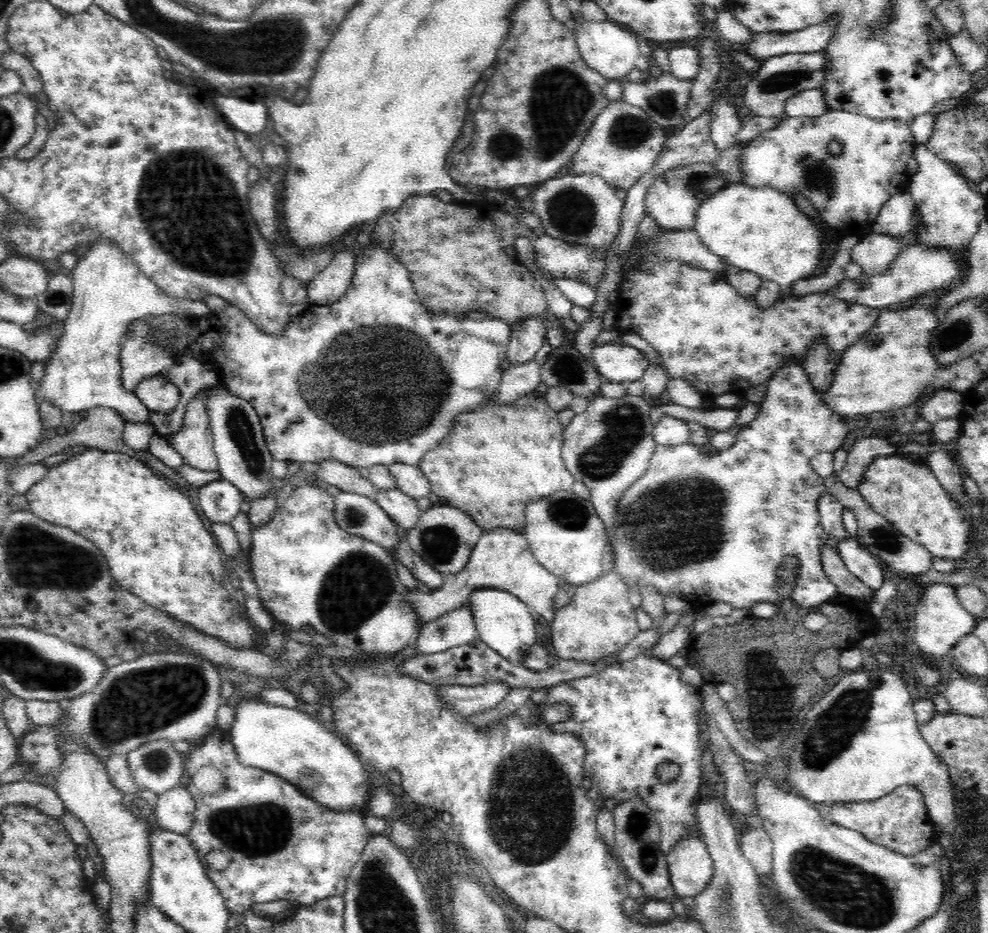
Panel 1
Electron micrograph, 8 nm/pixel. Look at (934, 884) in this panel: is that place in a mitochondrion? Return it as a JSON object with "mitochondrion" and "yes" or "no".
{"mitochondrion":"no"}

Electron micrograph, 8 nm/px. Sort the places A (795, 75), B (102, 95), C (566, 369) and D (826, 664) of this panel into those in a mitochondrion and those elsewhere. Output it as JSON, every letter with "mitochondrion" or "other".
{"A":"mitochondrion","B":"other","C":"mitochondrion","D":"other"}

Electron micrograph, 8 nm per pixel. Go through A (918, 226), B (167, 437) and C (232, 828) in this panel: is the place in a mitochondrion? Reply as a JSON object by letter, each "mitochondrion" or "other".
{"A":"other","B":"other","C":"mitochondrion"}

